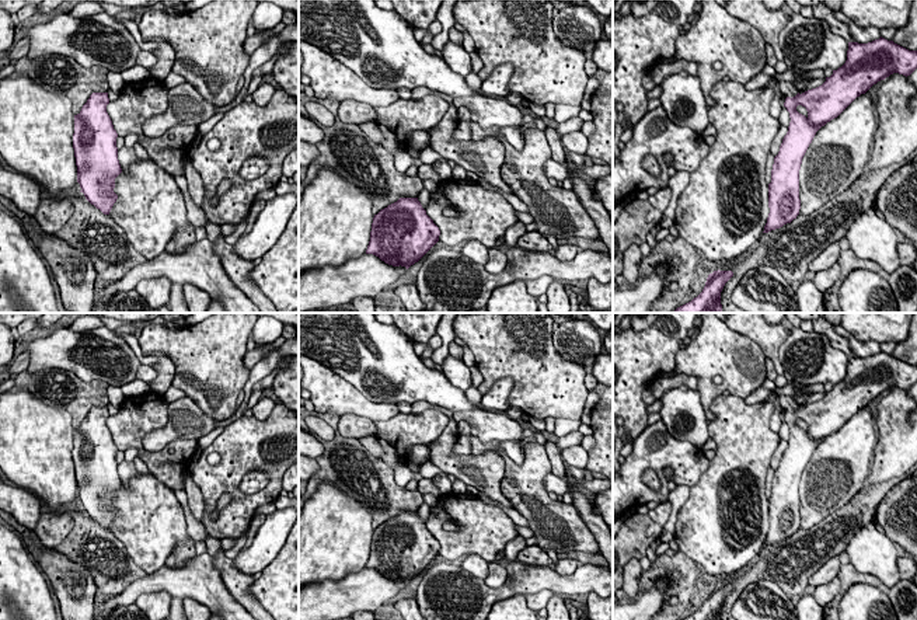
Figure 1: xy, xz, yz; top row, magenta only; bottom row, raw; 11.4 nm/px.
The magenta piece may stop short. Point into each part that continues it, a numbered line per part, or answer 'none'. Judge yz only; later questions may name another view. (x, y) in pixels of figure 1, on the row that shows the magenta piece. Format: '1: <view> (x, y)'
1: yz (785, 87)

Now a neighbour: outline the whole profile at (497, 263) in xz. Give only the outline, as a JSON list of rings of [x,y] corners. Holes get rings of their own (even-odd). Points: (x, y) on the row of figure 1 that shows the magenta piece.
[[[489,248],[489,260],[485,264],[485,271],[489,274],[501,274],[506,267],[506,254],[496,250],[496,248]]]

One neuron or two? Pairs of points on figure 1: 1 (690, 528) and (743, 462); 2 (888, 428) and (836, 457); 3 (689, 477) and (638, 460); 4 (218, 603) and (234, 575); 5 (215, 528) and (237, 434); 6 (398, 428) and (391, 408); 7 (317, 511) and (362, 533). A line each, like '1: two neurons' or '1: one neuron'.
1: one neuron
2: two neurons
3: one neuron
4: two neurons
5: one neuron
6: two neurons
7: one neuron

